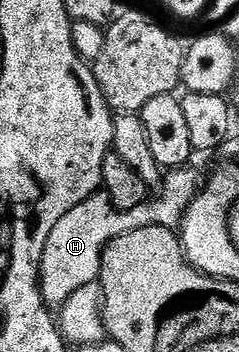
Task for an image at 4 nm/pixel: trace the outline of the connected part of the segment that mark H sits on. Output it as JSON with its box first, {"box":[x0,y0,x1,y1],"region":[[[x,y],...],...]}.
{"box":[41,167,204,308],"region":[[[175,167],[163,174],[157,194],[149,196],[136,209],[122,211],[111,204],[105,190],[99,189],[92,197],[86,198],[76,207],[64,213],[48,235],[41,254],[41,285],[42,299],[47,306],[59,308],[68,297],[80,289],[80,285],[92,284],[99,280],[102,270],[102,253],[104,247],[117,236],[134,232],[136,229],[162,227],[170,230],[179,228],[182,219],[192,201],[199,194],[204,182],[204,173],[194,167]]]}

